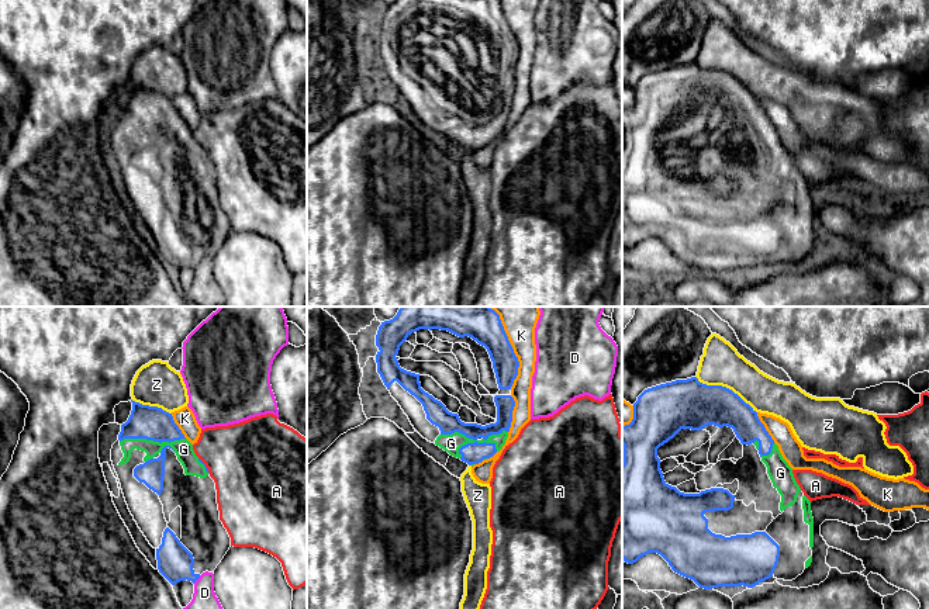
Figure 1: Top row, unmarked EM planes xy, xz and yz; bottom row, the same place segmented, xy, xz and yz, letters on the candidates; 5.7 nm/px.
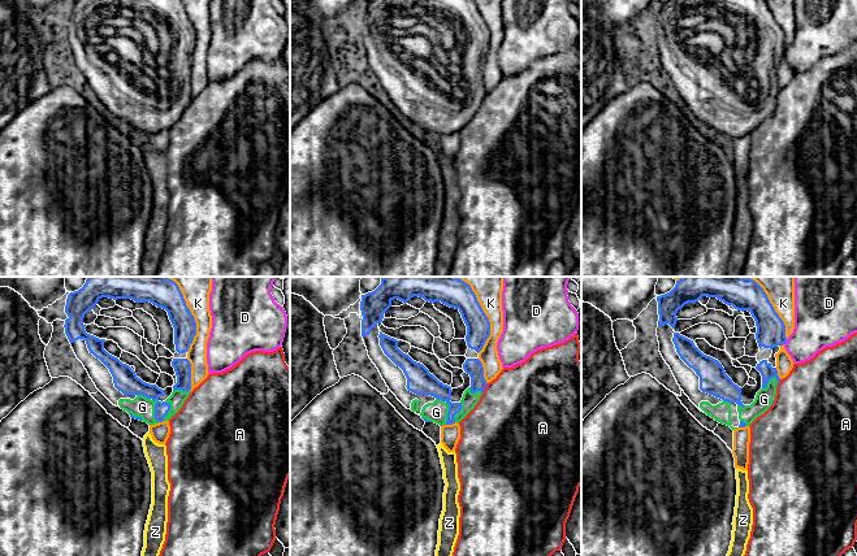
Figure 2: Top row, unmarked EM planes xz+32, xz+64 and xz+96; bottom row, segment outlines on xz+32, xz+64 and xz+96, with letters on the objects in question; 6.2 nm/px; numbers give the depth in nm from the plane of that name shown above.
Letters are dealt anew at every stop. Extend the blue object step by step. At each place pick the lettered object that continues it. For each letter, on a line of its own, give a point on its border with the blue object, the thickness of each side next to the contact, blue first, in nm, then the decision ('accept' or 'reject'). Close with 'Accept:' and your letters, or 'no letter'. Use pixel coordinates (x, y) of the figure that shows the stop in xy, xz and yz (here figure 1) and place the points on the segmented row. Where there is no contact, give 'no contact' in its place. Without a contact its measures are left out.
A: contact xy (204, 466); calibres 20 and 460 nm; reject
D: contact xy (196, 580); calibres 200 and 130 nm; reject
G: contact xz (473, 439); calibres 120 and 110 nm; accept
K: contact xz (511, 348); calibres 200 and 240 nm; reject
Z: contact yz (725, 387); calibres 280 and 240 nm; reject
Accept: G

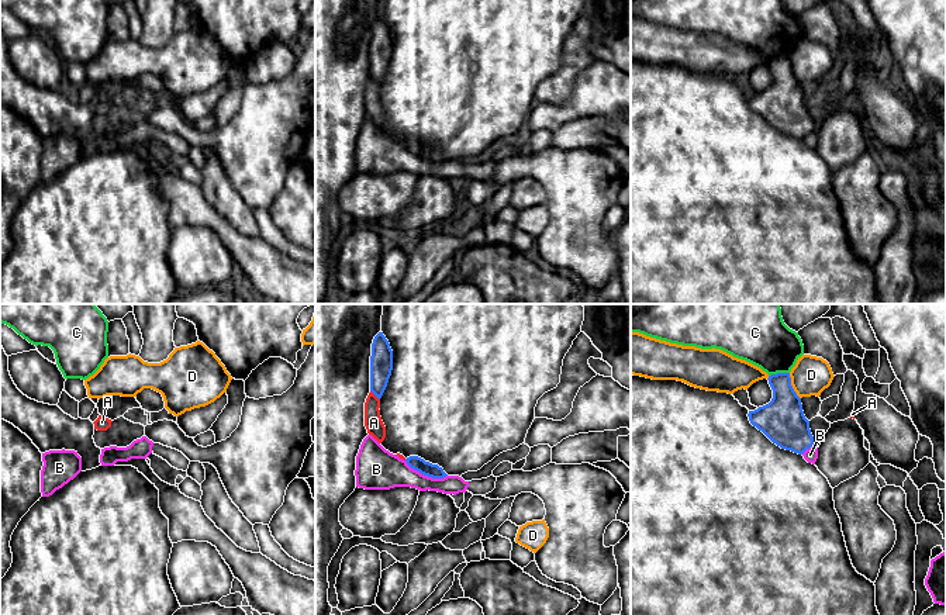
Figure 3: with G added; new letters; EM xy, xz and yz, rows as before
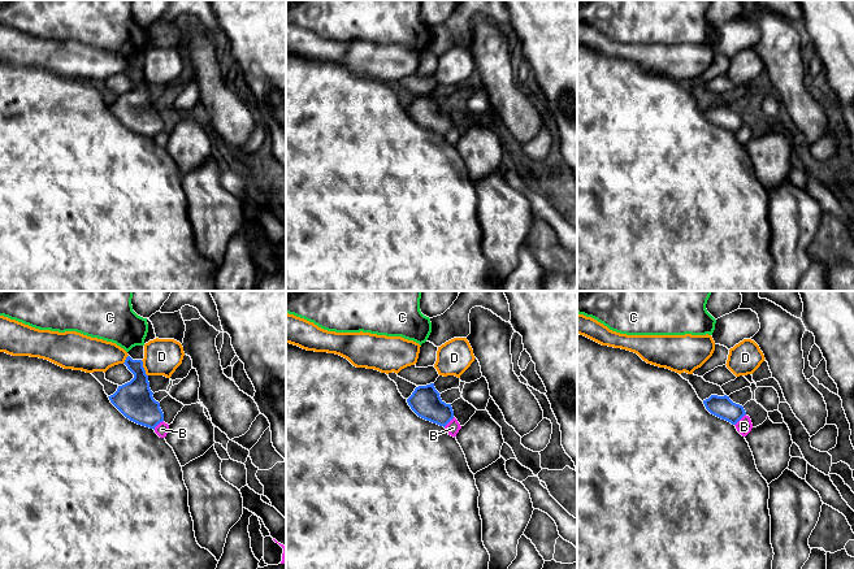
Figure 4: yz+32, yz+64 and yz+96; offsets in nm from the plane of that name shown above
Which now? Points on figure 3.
A: contact xz (375, 394); calibres 130 and 100 nm; reject
B: contact xz (425, 474); calibres 80 and 220 nm; reject
C: contact yz (779, 373); calibres 240 and 320 nm; reject
D: contact yz (791, 386); calibres 260 and 220 nm; reject
Accept: no letter

